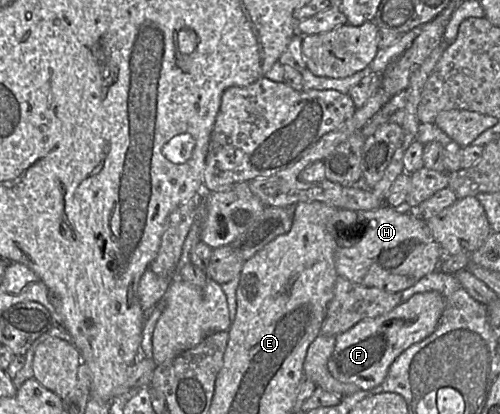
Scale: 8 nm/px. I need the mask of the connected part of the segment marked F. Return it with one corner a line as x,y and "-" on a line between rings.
428,291
413,295
388,313
360,321
335,337
334,350
327,364
329,372
338,381
354,384
363,391
379,386
391,364
403,351
435,331
444,307
442,294

